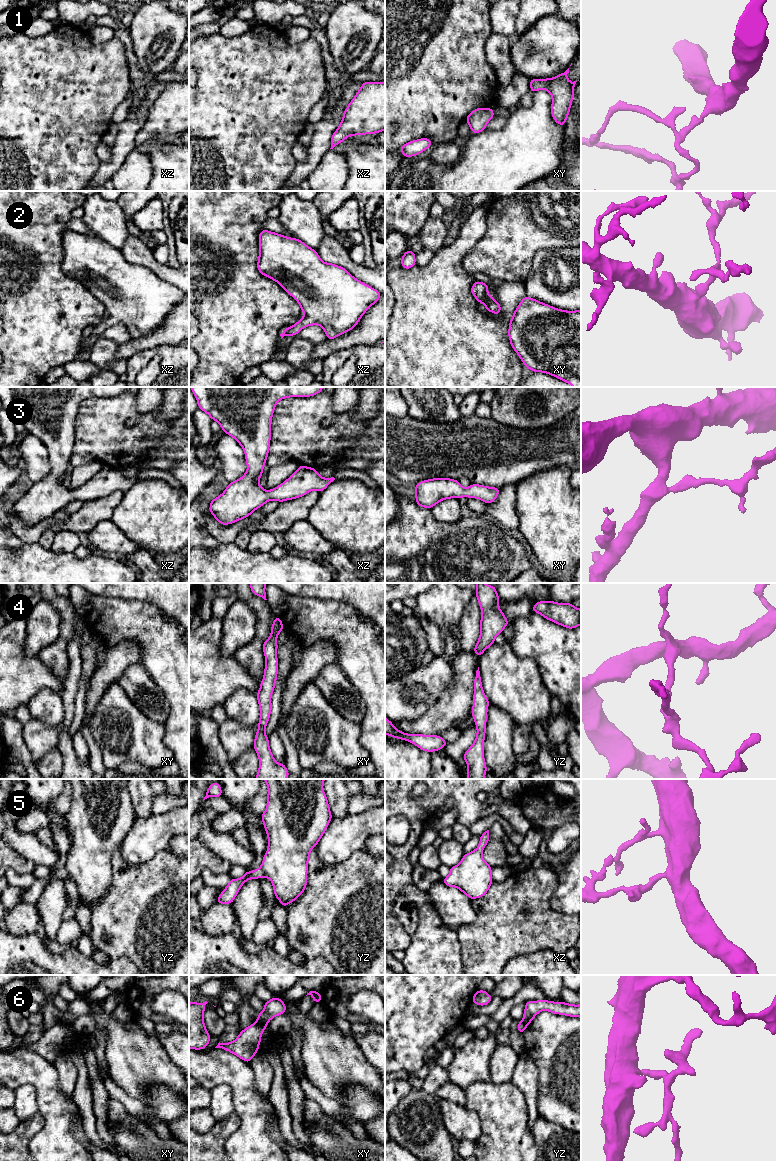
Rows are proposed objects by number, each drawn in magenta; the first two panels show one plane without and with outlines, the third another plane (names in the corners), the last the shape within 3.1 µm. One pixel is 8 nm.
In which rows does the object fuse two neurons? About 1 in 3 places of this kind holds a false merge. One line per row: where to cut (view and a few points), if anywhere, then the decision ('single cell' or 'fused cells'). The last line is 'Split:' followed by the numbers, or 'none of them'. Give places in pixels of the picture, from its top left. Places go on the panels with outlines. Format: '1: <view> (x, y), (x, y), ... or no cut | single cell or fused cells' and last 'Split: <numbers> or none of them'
1: no cut | single cell
2: no cut | single cell
3: no cut | single cell
4: no cut | single cell
5: no cut | single cell
6: xy (257, 1020), (266, 1025) | fused cells
Split: 6

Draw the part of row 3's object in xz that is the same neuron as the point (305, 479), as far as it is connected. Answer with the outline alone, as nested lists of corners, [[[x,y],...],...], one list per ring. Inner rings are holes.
[[[190,387],[198,402],[198,409],[206,412],[217,421],[221,429],[232,436],[243,448],[247,472],[238,480],[228,483],[225,491],[211,500],[209,511],[225,526],[232,524],[263,506],[270,500],[283,502],[304,496],[312,490],[322,492],[335,478],[322,478],[315,468],[300,465],[282,484],[269,491],[264,490],[259,479],[263,473],[269,453],[271,439],[271,420],[276,403],[283,398],[310,397],[320,393],[324,387]]]

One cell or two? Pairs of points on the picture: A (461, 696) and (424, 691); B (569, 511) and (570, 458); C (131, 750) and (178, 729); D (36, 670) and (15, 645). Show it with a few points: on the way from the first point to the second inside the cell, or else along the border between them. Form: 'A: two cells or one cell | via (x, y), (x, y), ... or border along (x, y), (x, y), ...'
A: two cells | border along (452, 672), (449, 685), (426, 711)
B: two cells | border along (570, 469), (555, 467), (547, 471)
C: two cells | border along (163, 725), (163, 742), (165, 744)
D: one cell | via (29, 665), (16, 652)

